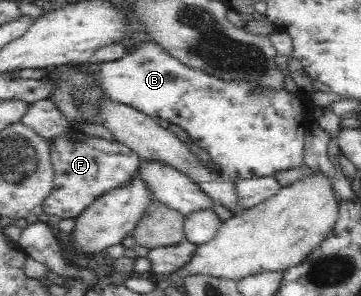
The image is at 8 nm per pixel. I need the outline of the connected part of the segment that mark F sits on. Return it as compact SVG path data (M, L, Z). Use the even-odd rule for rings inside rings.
M68 134L55 138L50 145L50 160L54 169L53 188L43 200L44 211L61 218L77 218L85 208L111 188L129 182L140 168L139 156L128 146L91 137L85 142L75 142Z

